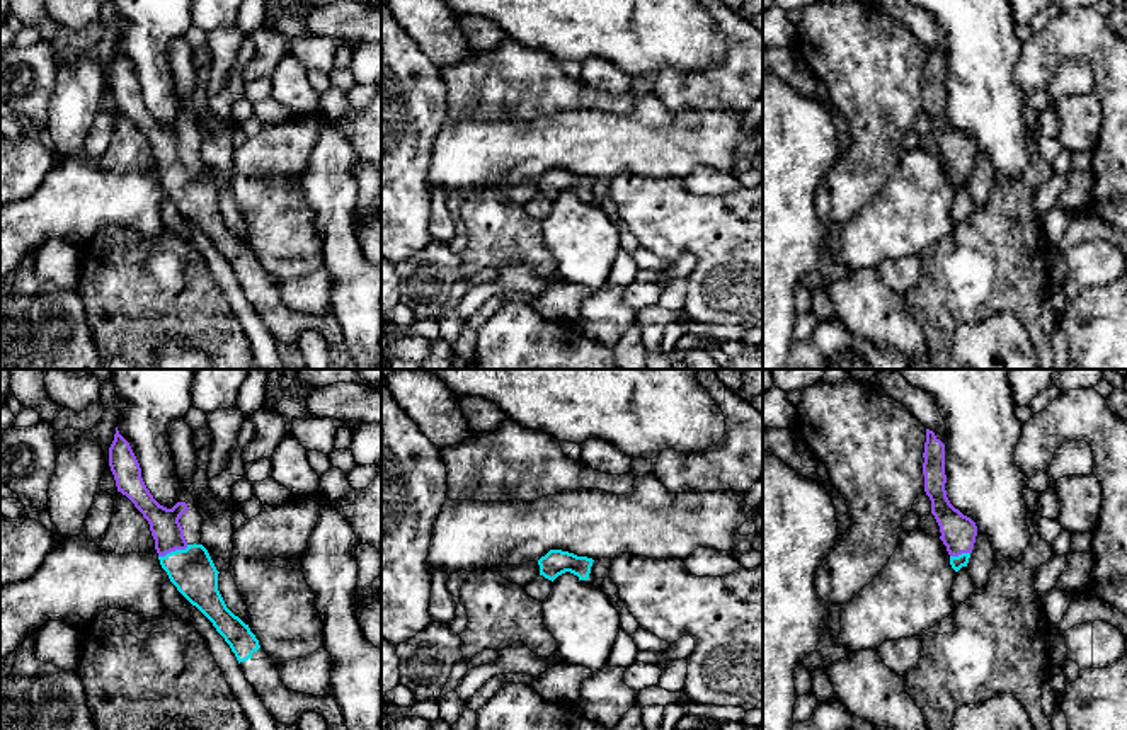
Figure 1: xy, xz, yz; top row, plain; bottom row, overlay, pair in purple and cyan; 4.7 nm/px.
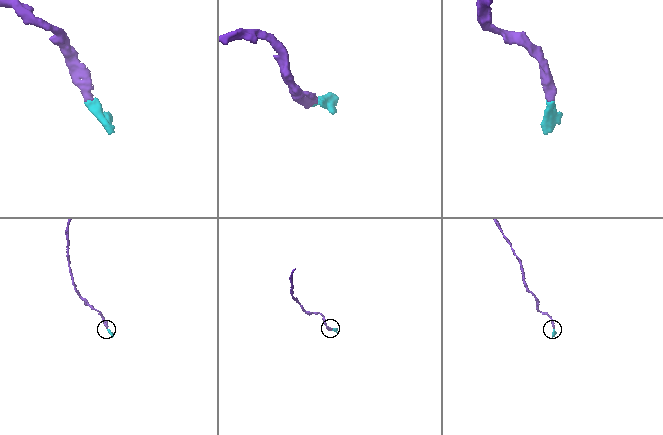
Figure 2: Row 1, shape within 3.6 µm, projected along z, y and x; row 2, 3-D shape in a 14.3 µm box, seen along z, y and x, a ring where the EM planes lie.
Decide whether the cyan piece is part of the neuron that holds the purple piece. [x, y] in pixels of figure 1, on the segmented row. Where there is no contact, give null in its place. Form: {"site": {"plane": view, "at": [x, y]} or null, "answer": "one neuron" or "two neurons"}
{"site": {"plane": "xy", "at": [172, 550]}, "answer": "one neuron"}

